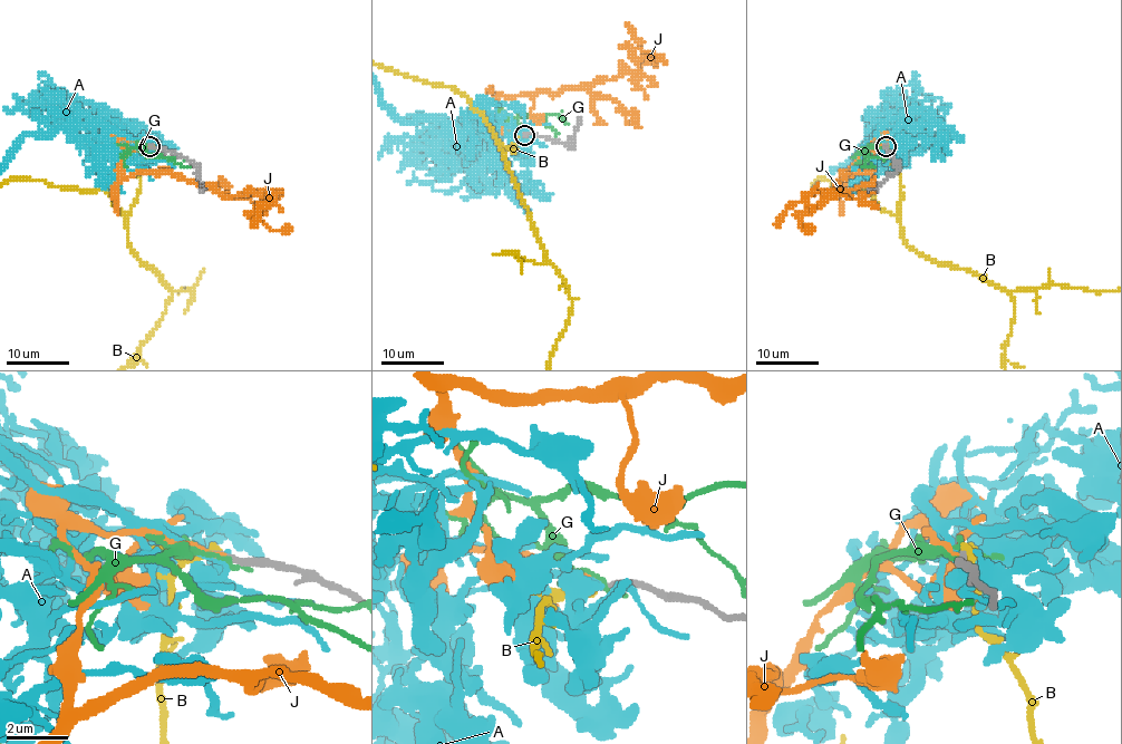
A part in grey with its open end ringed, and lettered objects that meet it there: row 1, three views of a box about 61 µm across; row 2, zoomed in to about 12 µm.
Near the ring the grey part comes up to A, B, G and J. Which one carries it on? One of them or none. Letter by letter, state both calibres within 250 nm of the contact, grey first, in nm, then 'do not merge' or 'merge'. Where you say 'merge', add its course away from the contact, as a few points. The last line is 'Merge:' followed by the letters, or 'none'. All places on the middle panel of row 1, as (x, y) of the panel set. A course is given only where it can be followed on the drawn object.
A: calibres 240 and 200 nm; do not merge
B: calibres 240 and 320 nm; merge
G: calibres 280 and 180 nm; do not merge
J: calibres 240 and 160 nm; do not merge
Merge: B

